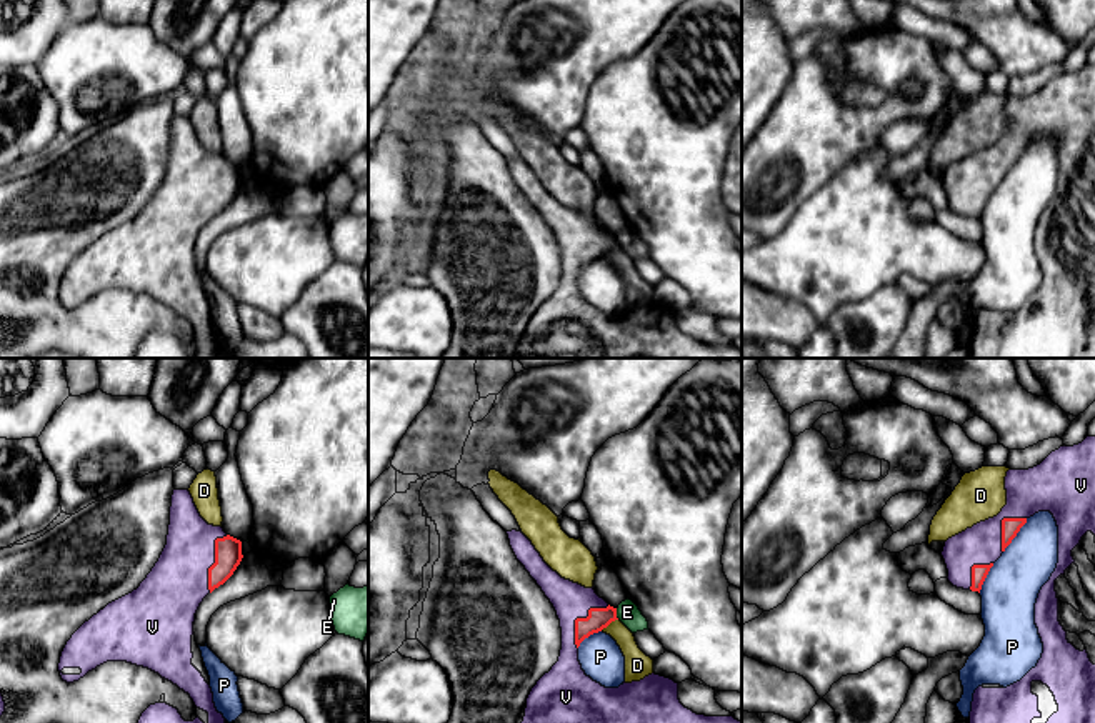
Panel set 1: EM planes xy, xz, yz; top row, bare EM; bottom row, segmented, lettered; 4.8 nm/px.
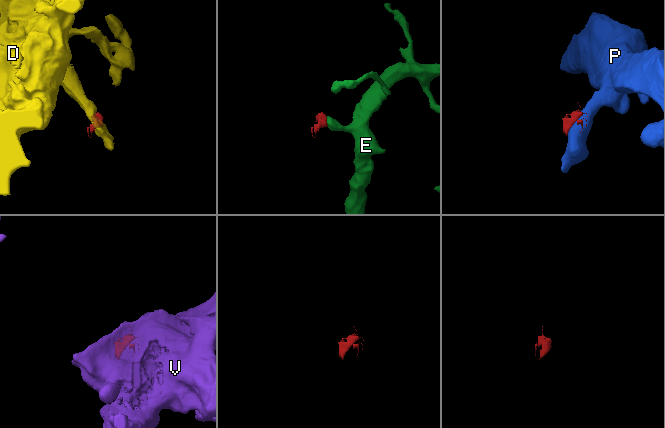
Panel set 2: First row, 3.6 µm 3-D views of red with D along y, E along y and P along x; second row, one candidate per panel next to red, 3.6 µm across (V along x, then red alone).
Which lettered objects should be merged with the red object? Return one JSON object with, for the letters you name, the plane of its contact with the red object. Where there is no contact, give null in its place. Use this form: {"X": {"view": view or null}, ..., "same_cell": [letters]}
{"V": {"view": "xz"}, "same_cell": ["V"]}

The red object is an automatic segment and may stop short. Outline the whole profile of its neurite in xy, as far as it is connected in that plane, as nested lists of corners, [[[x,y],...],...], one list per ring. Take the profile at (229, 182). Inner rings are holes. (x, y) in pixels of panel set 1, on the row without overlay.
[[[173,117],[167,172],[158,188],[137,217],[108,230],[72,262],[58,290],[62,307],[78,308],[107,288],[143,293],[188,320],[197,333],[197,345],[185,348],[177,335],[155,330],[142,340],[135,358],[223,358],[225,345],[213,330],[193,248],[203,225],[233,202],[242,185],[242,168],[222,153],[208,152],[188,117]]]

